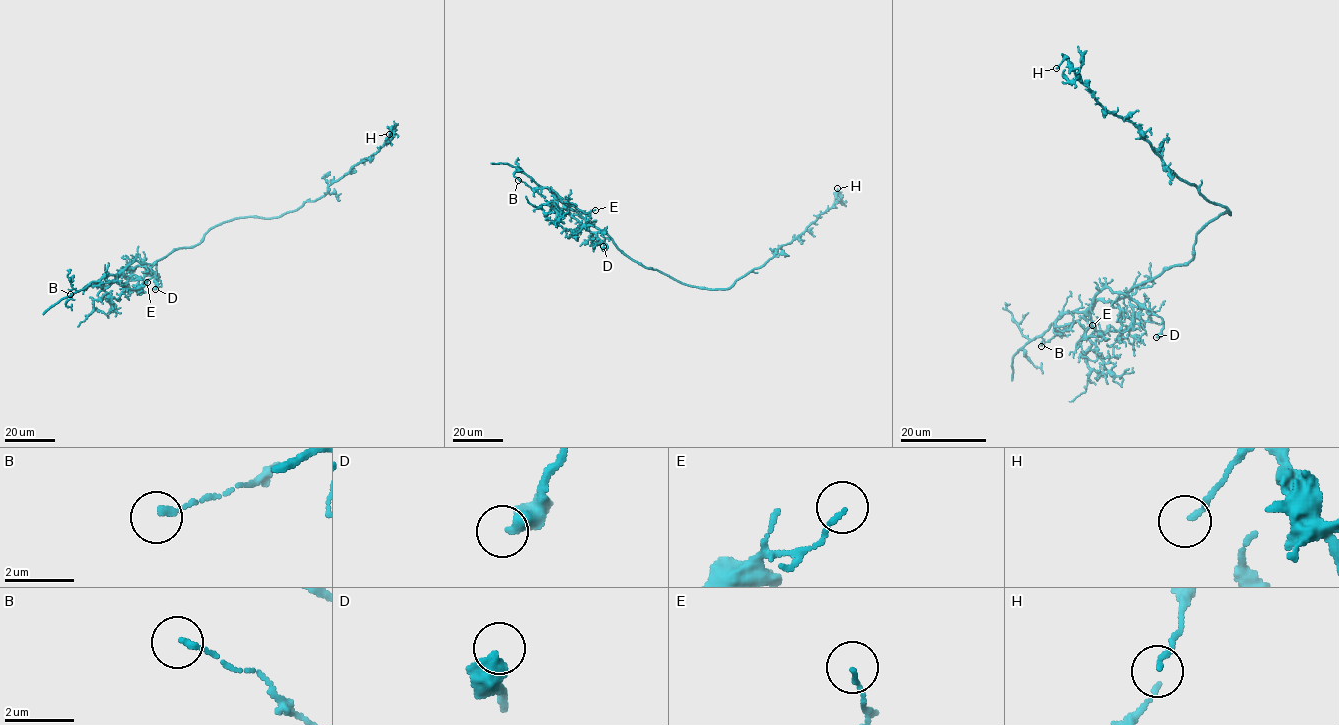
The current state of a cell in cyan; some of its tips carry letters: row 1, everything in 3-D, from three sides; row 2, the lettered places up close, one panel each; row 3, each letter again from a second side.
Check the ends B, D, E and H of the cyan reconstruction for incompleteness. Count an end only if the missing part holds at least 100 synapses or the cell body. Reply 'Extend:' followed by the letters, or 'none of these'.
Extend: none of these

